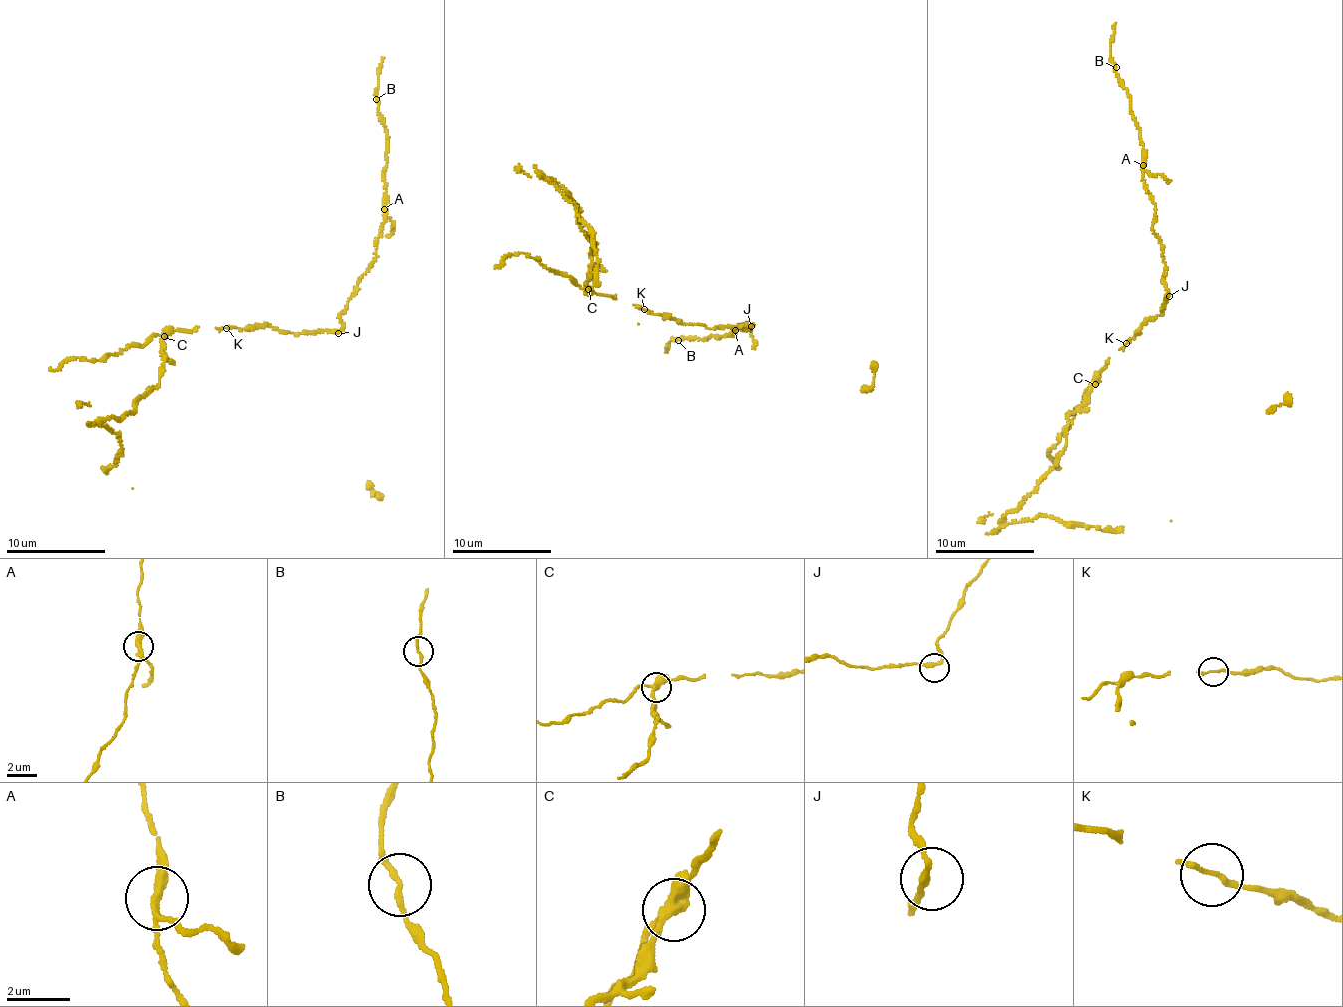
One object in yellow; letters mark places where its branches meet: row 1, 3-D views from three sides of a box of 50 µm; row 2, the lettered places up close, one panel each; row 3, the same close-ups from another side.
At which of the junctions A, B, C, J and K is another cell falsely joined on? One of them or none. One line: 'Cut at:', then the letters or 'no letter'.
Cut at: C

